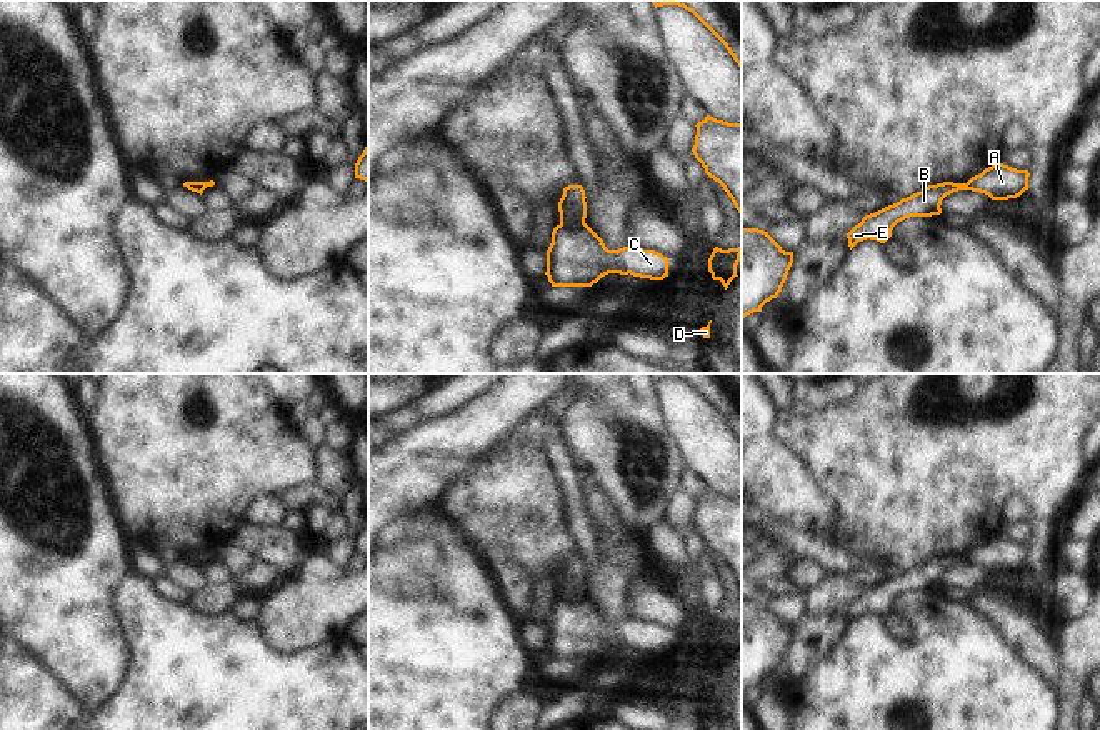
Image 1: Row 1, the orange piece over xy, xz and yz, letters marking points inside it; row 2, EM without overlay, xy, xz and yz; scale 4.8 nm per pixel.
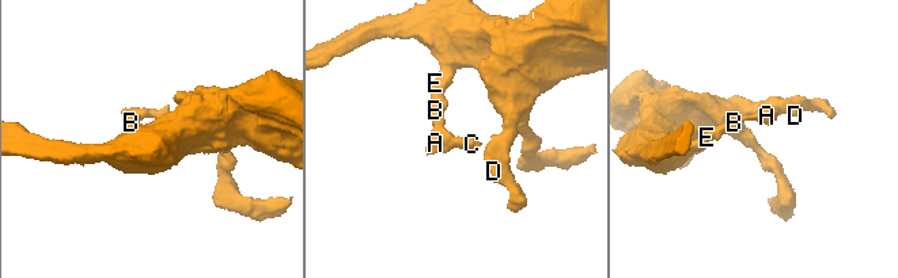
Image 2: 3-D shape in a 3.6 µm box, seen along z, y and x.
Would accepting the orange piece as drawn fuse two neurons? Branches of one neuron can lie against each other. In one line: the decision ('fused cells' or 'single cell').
fused cells

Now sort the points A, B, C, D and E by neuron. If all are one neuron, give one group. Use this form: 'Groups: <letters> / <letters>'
Groups: A C / B D E.

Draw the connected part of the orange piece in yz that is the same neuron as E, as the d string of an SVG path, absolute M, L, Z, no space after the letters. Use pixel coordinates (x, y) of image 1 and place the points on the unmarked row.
M943 555L928 558L922 565L865 588L862 595L847 607L850 623L867 612L885 617L892 610L893 600L905 592L940 588L942 573L958 563L968 563L968 557Z

